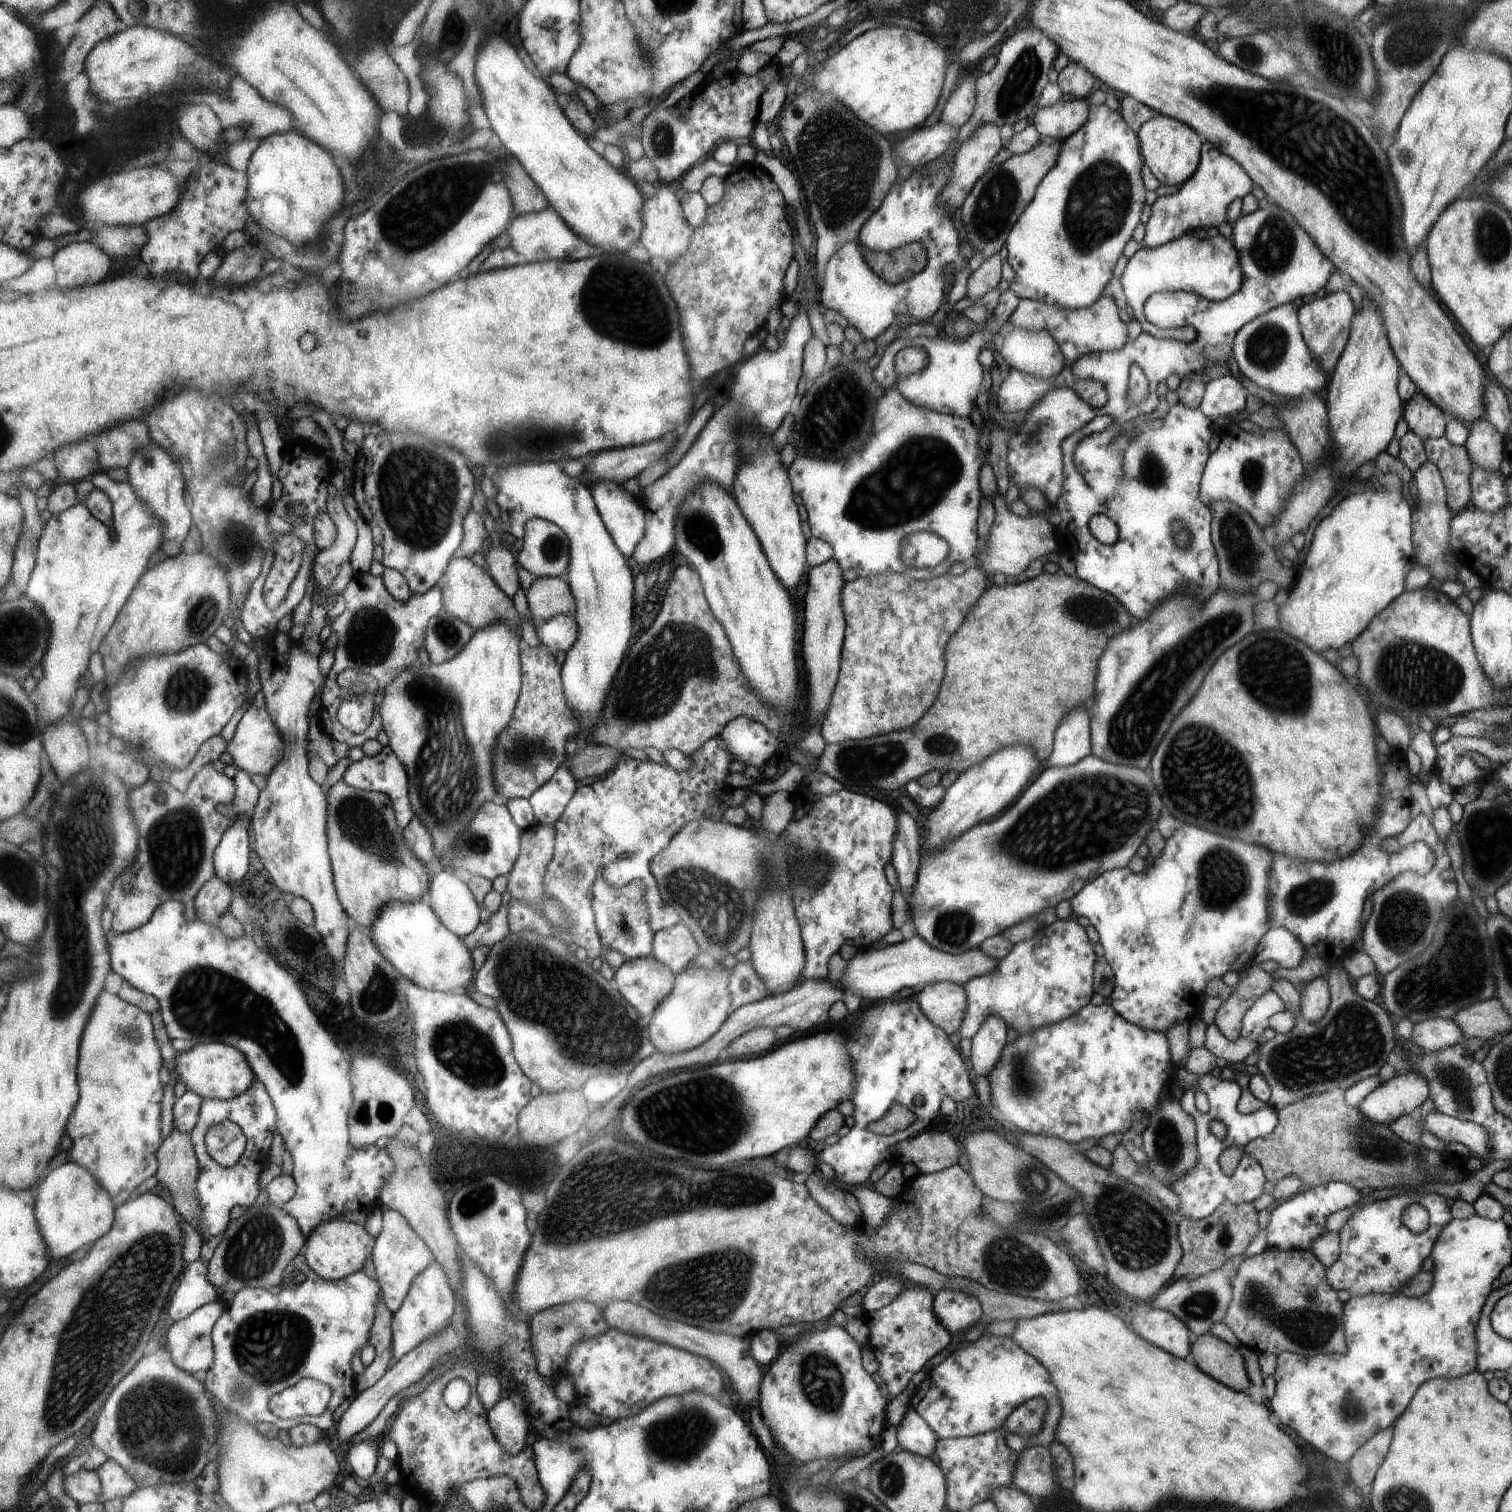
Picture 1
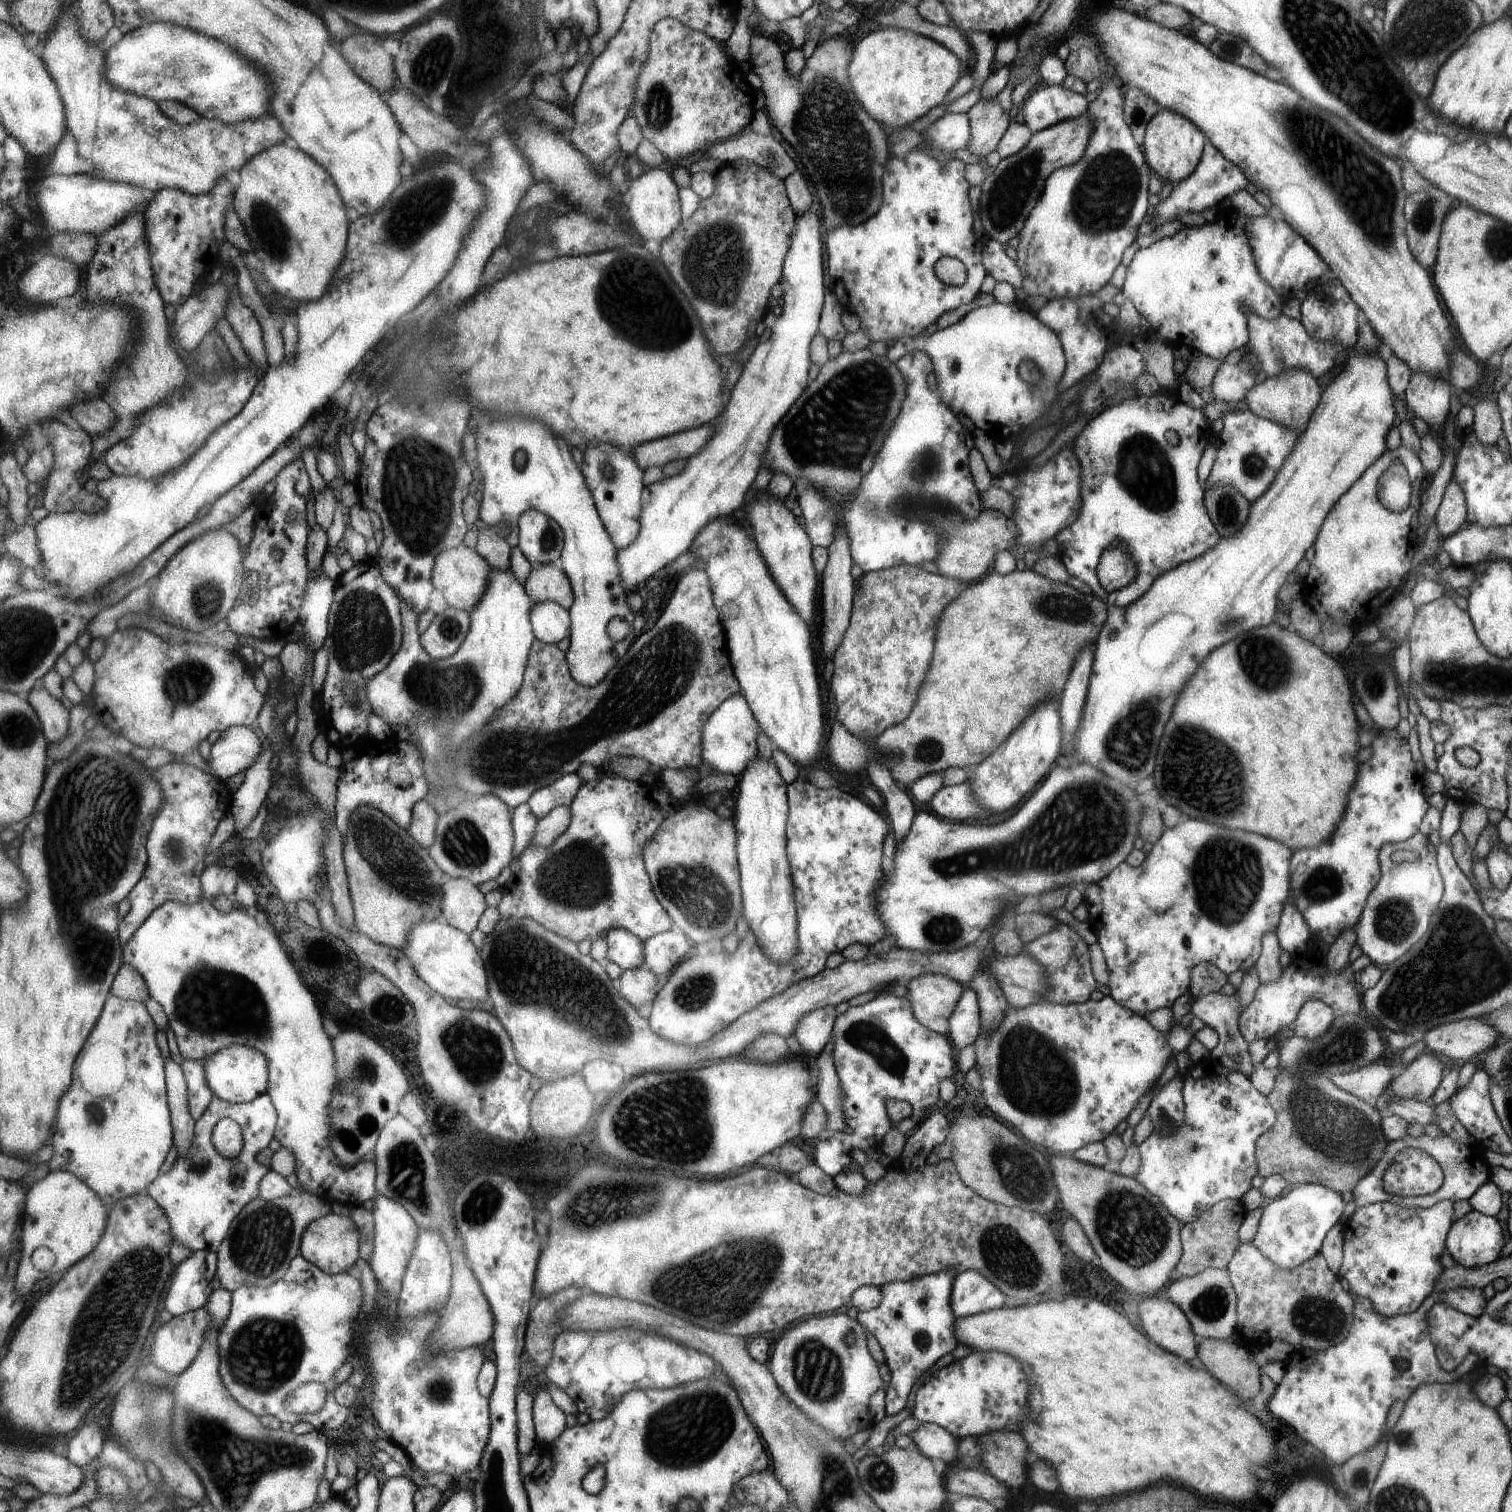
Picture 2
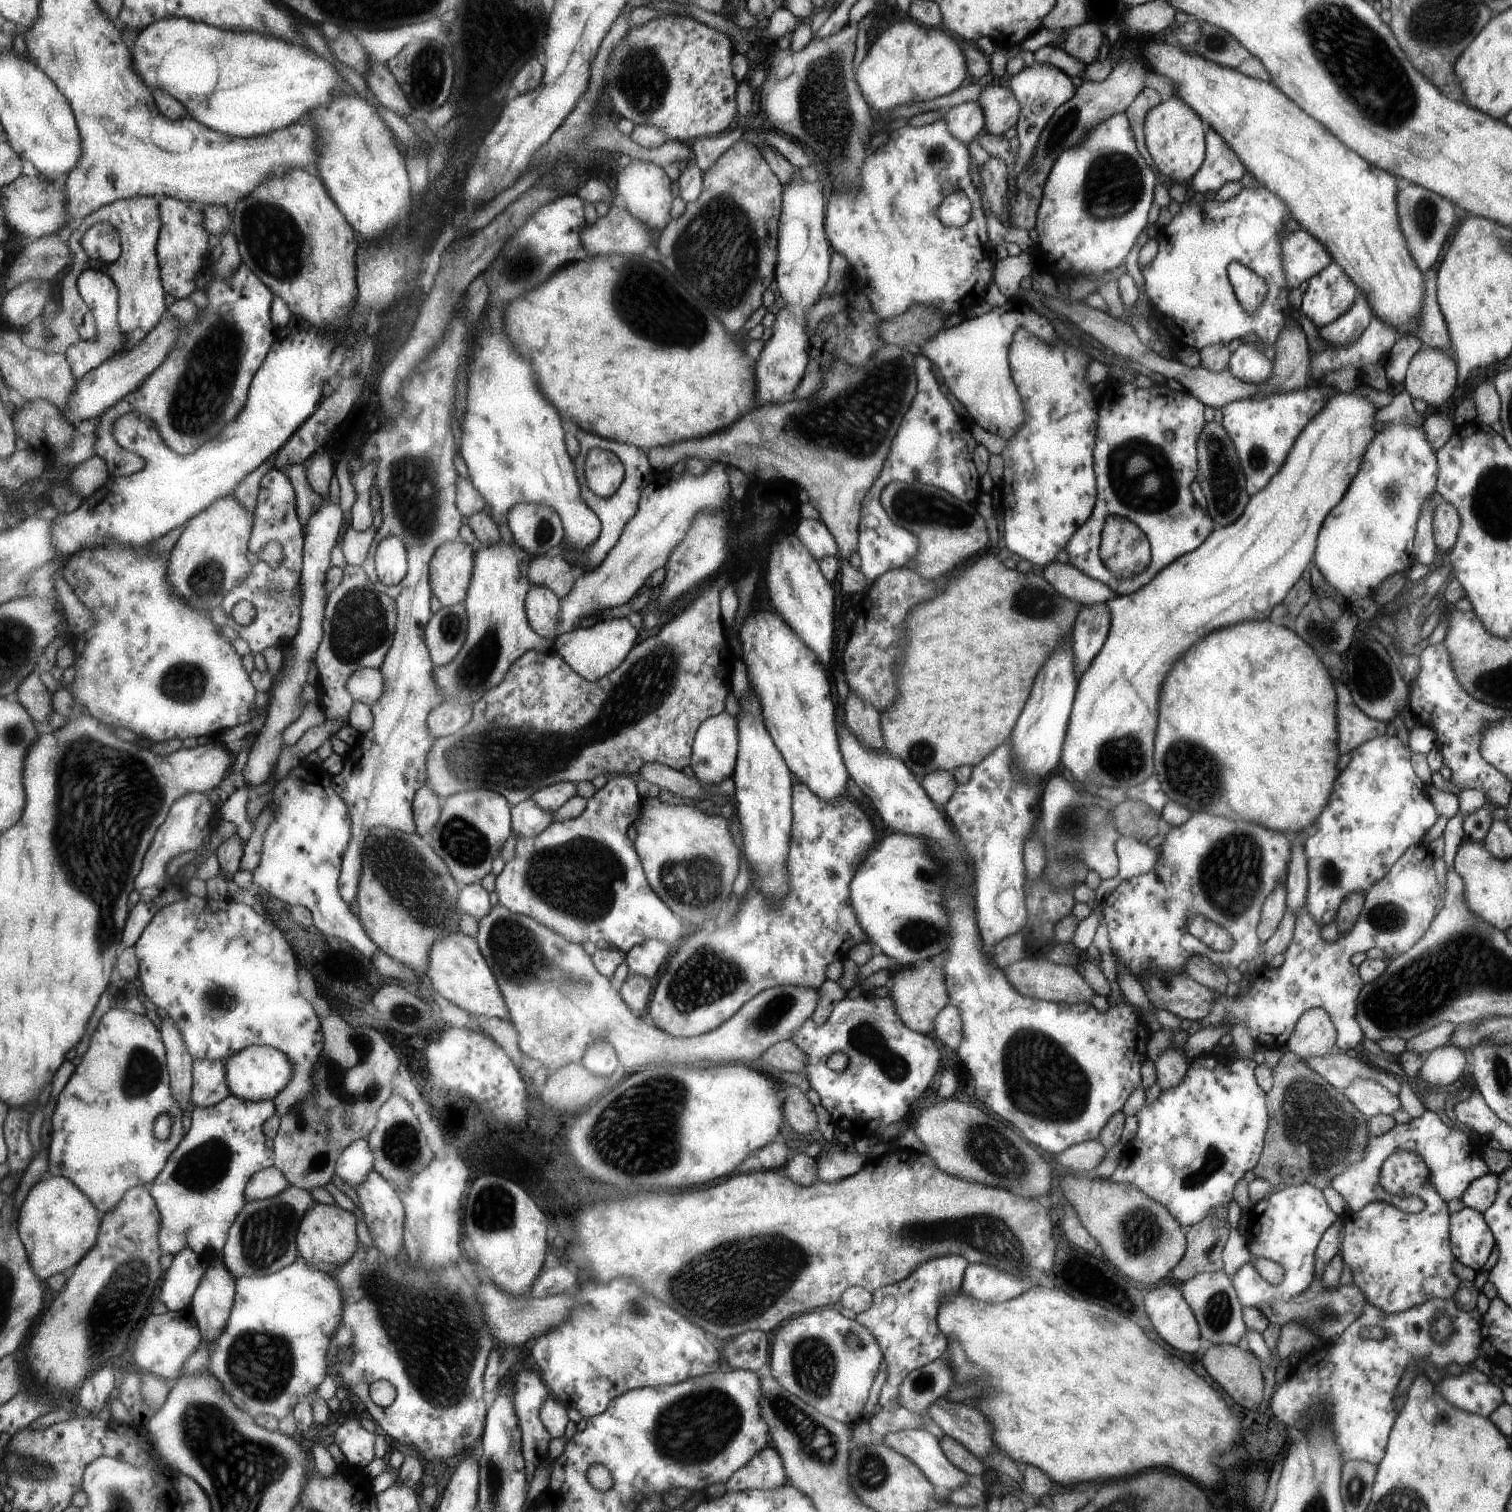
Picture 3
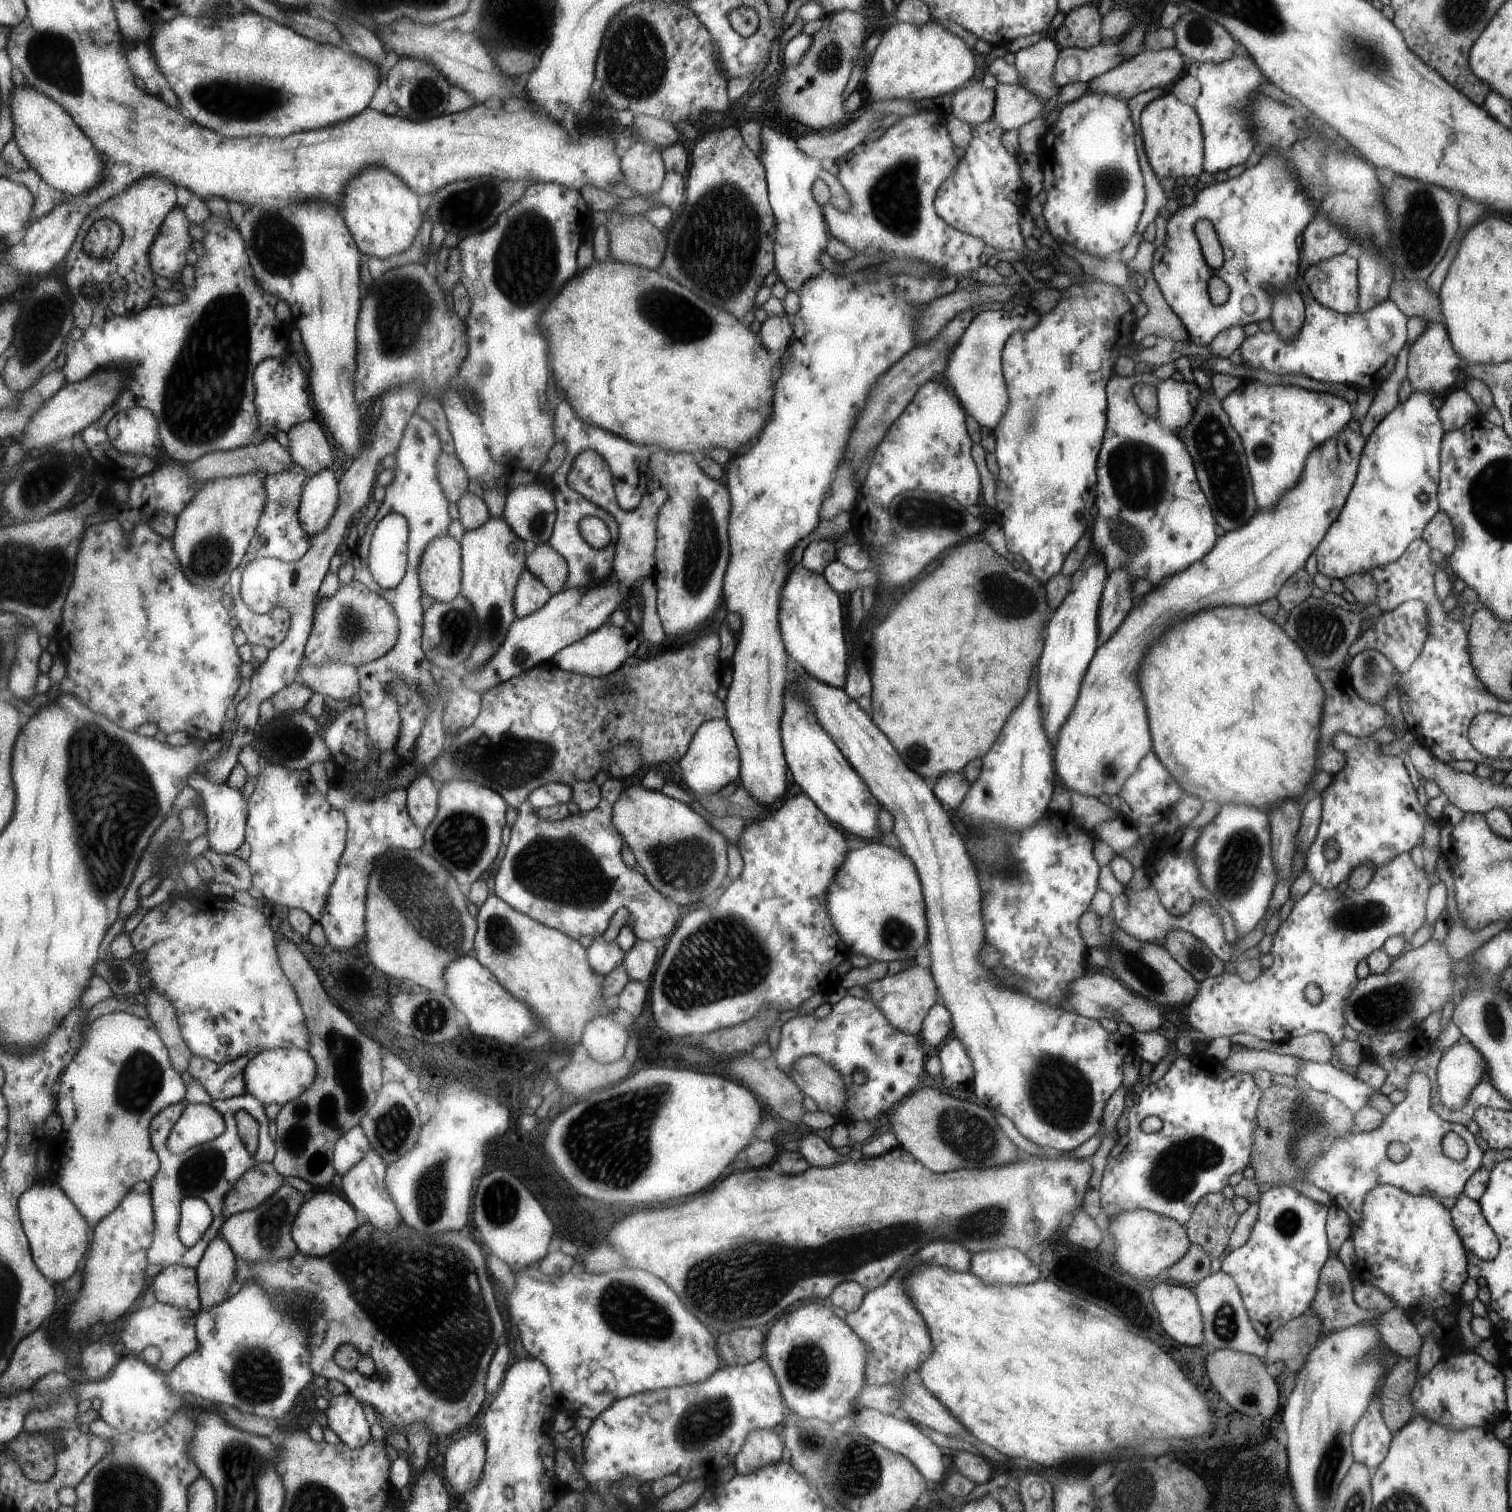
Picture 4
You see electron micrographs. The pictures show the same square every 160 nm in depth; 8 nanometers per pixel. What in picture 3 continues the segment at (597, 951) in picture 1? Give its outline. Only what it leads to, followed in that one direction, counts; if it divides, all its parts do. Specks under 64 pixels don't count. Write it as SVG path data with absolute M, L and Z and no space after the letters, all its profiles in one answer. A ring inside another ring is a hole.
M615 776L607 781L600 789L595 790L592 797L588 798L588 805L585 812L581 816L572 819L556 818L551 824L537 837L531 839L521 839L515 846L515 854L513 858L507 862L501 874L496 878L496 892L499 896L499 904L505 905L509 910L517 914L537 919L540 923L557 931L561 936L564 936L569 942L579 943L590 940L591 942L599 942L605 940L608 943L615 944L619 949L629 952L634 946L640 942L649 939L661 939L662 941L675 942L681 936L683 930L683 922L681 918L667 906L667 903L657 894L657 891L651 886L648 879L648 874L645 872L644 864L641 857L636 851L636 844L632 838L627 836L627 830L631 828L631 824L636 822L642 811L643 799L640 790L638 789L637 781L631 776Z

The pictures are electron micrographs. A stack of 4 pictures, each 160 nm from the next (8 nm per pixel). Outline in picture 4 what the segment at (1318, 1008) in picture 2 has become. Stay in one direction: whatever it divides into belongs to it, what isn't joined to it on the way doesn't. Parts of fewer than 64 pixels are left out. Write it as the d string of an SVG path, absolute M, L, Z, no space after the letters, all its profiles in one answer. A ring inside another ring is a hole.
M1313 1031L1288 1041L1276 1043L1273 1053L1291 1055L1303 1061L1327 1063L1334 1053L1332 1040L1324 1033Z

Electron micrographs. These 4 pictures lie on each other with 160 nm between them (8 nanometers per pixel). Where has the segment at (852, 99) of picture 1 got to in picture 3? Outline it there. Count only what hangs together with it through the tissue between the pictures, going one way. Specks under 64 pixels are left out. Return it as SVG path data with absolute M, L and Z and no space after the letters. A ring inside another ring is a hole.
M913 20L897 21L890 24L867 48L866 54L855 70L856 83L875 113L889 115L896 107L908 102L931 100L955 90L963 80L967 80L967 63L960 46L952 35L942 28L924 27Z

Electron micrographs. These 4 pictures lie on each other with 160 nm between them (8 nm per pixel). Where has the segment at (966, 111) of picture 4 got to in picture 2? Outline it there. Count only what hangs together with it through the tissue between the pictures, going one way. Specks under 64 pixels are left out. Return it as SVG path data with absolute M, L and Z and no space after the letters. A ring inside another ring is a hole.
M944 113L926 128L926 132L921 131L919 134L925 141L921 146L954 152L966 148L969 133L967 113Z

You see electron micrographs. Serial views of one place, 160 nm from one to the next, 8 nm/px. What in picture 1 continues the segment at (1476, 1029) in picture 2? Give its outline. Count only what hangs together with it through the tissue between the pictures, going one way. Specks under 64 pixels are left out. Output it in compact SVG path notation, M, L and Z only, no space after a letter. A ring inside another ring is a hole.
M1451 1019L1422 1020L1412 1025L1409 1042L1417 1044L1425 1053L1439 1050L1463 1039L1461 1029Z

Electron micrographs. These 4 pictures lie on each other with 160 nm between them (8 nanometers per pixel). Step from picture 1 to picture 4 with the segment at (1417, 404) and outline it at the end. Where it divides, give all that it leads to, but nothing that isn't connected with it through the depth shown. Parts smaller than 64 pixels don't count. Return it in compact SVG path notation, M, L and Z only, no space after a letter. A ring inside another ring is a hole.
M1443 323L1427 325L1426 329L1410 344L1408 349L1406 377L1410 382L1412 391L1441 392L1441 390L1447 390L1455 382L1457 370L1459 370L1459 357L1453 350L1448 331Z

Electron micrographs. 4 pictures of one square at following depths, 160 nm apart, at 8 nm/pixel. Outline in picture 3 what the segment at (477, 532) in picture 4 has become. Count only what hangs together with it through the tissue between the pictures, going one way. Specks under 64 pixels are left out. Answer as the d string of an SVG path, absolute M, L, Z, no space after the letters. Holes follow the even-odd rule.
M477 541L475 544L477 546L476 570L465 602L470 620L468 637L455 659L448 665L438 666L434 670L437 684L444 690L445 701L454 701L473 708L481 700L481 697L484 697L491 689L495 689L508 677L513 665L529 650L549 651L555 649L555 641L542 637L532 627L526 610L528 592L532 588L530 562L534 556L516 542L513 542L511 546L505 542L490 547L483 546Z

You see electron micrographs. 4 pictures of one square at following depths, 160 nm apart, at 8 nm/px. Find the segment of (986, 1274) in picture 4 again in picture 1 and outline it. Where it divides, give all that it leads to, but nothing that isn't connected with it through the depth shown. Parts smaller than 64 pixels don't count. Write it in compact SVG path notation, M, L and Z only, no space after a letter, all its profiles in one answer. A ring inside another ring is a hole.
M939 1289L933 1294L933 1314L950 1336L971 1328L982 1317L980 1299L973 1295L955 1289Z

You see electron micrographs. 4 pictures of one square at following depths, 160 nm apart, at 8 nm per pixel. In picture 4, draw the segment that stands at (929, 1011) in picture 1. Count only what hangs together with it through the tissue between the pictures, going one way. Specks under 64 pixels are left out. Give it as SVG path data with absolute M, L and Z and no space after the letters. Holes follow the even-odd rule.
M913 964L906 970L901 970L890 976L871 981L865 985L867 998L872 1000L885 1014L885 1018L897 1030L905 1034L917 1034L922 1029L922 1023L928 1010L935 1002L935 983L927 968L921 968L921 964Z

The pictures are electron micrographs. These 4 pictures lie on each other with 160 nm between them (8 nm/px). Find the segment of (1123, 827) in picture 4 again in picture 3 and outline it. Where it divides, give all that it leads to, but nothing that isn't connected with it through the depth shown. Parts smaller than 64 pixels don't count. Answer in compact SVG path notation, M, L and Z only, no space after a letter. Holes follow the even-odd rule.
M1121 835L1114 845L1119 858L1119 880L1146 873L1157 860L1158 848L1147 848L1137 839Z

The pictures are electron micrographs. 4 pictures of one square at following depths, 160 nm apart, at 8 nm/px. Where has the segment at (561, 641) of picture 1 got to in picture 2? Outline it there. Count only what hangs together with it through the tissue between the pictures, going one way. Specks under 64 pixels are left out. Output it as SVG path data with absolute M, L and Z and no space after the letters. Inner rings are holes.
M555 601L538 602L530 612L536 638L549 644L559 644L572 633L572 614Z

